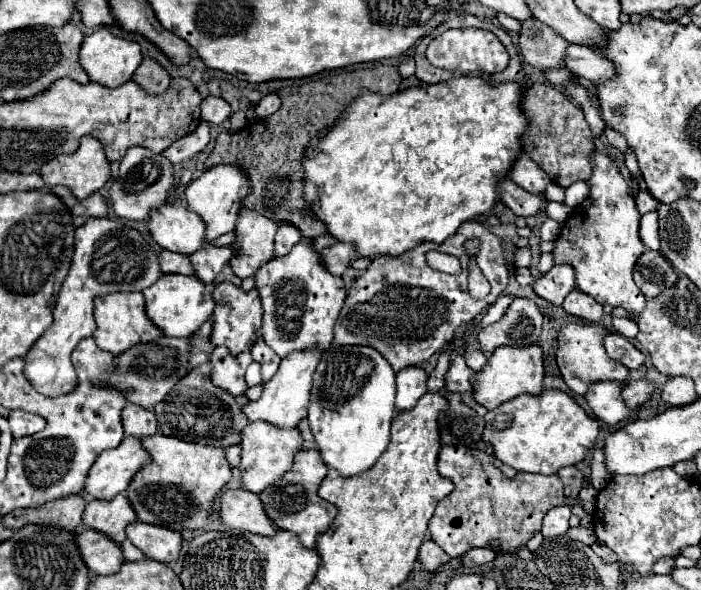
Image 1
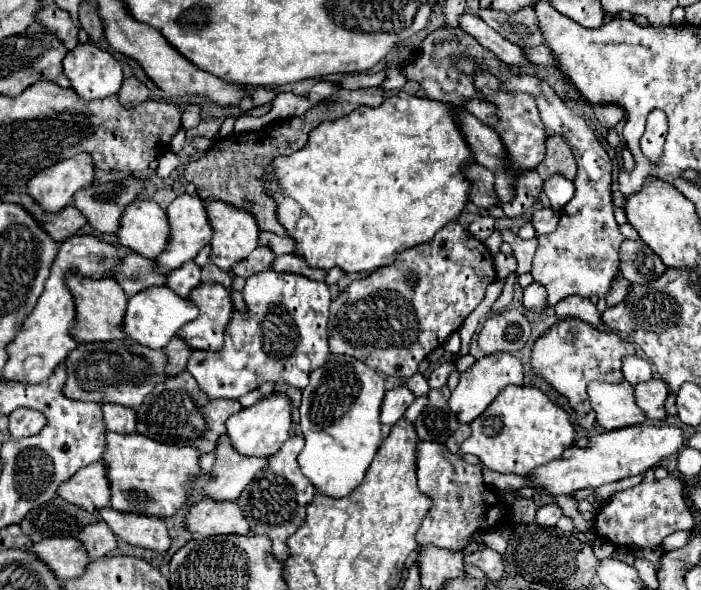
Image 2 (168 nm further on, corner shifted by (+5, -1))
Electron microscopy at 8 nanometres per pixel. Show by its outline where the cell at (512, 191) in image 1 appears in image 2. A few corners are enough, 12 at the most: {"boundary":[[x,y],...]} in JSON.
{"boundary":[[472,164],[470,200],[476,206],[500,206],[494,174]]}

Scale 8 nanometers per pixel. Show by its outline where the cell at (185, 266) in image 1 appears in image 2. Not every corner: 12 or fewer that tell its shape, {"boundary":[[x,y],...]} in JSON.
{"boundary":[[140,254],[122,258],[116,280],[128,296],[164,286],[156,260]]}

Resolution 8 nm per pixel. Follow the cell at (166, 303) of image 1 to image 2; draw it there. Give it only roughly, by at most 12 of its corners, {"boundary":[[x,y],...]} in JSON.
{"boundary":[[168,286],[130,298],[128,338],[164,348],[198,308]]}

